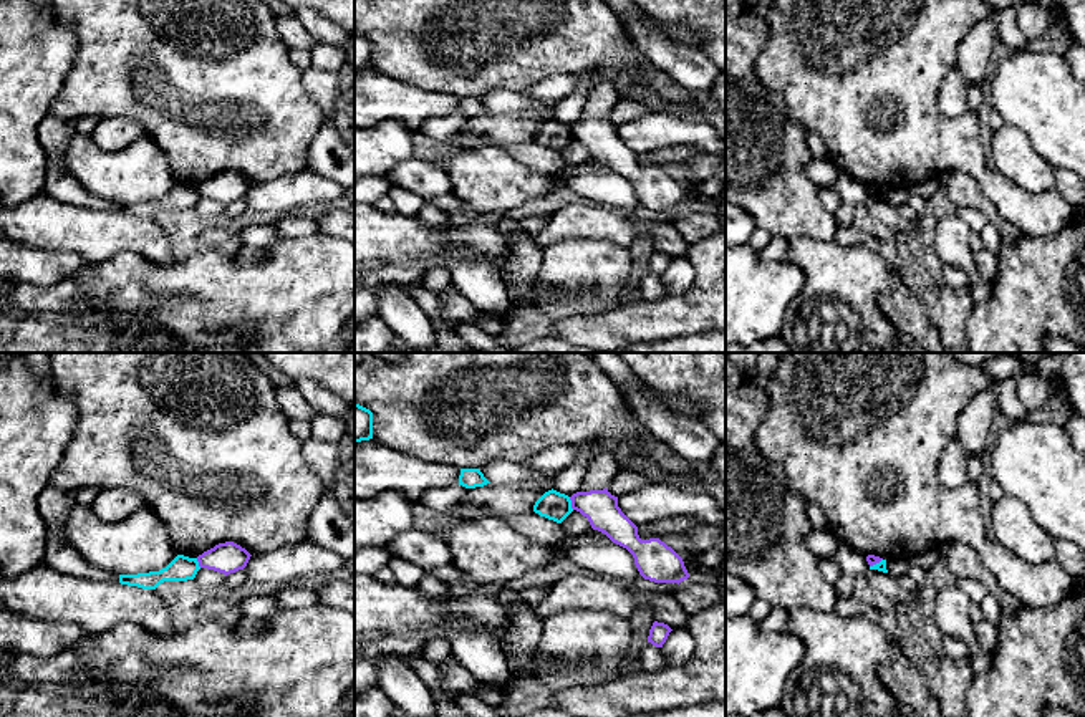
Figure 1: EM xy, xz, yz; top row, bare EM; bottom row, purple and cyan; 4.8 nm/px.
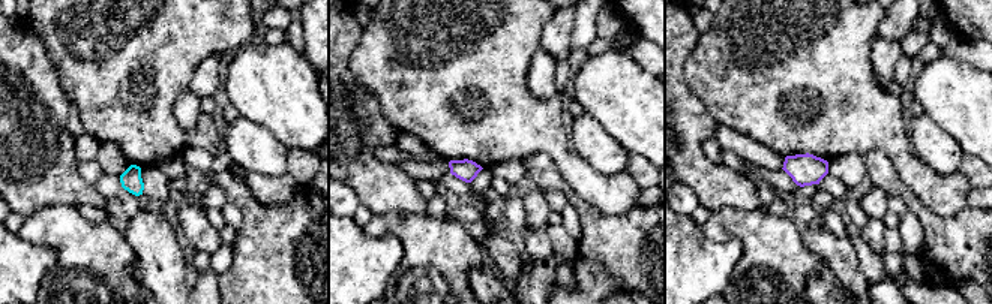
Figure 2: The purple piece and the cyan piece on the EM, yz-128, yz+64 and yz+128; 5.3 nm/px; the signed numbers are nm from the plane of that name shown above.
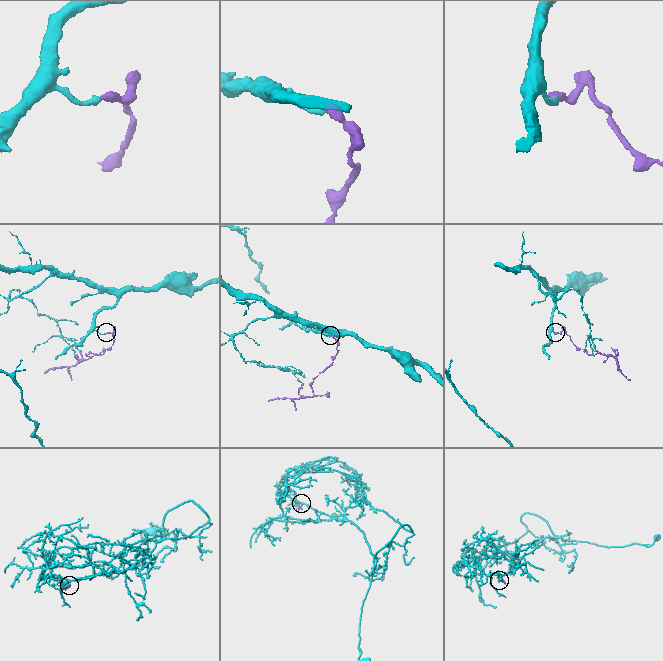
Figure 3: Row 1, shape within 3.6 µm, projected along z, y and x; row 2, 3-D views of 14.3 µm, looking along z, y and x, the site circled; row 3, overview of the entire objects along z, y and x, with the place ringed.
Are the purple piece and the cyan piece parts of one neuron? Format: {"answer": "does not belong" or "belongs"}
{"answer": "does not belong"}

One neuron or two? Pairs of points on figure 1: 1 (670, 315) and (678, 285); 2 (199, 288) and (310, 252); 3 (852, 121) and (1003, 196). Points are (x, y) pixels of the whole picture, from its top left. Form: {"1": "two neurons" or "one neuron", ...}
{"1": "two neurons", "2": "one neuron", "3": "one neuron"}

